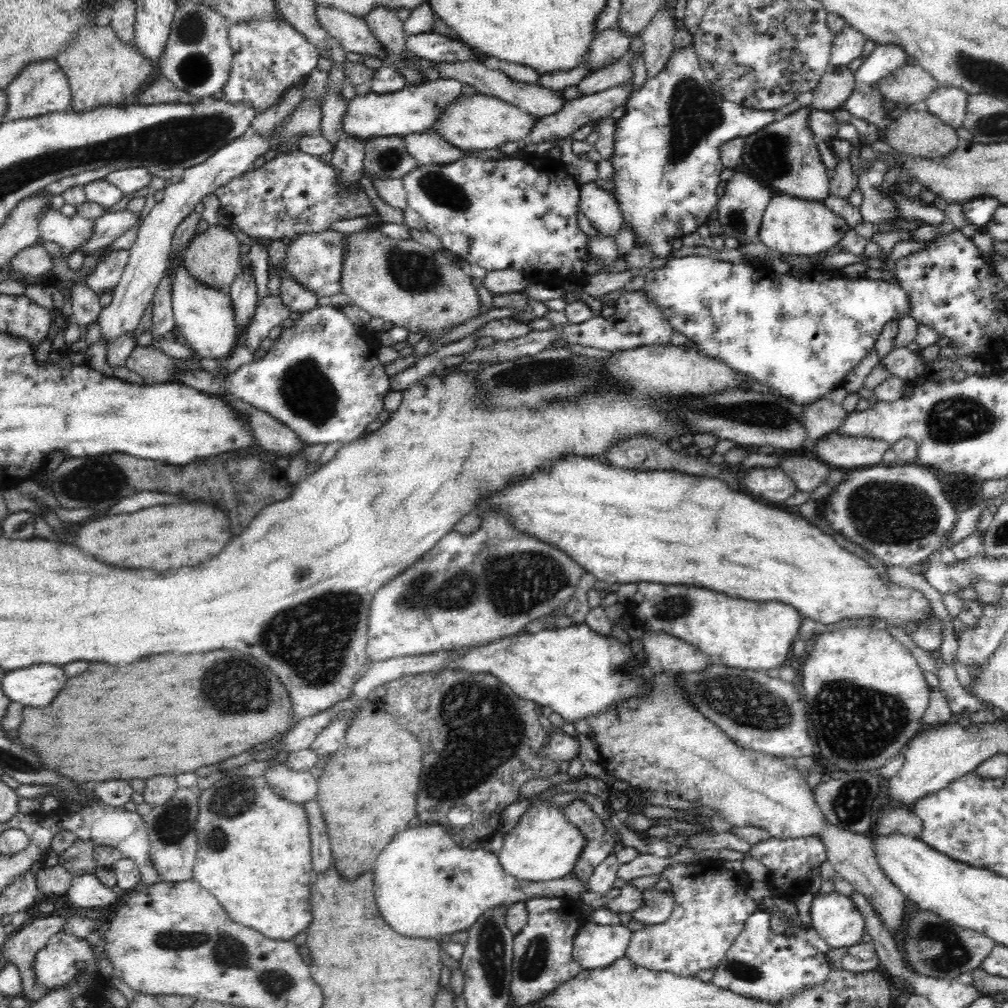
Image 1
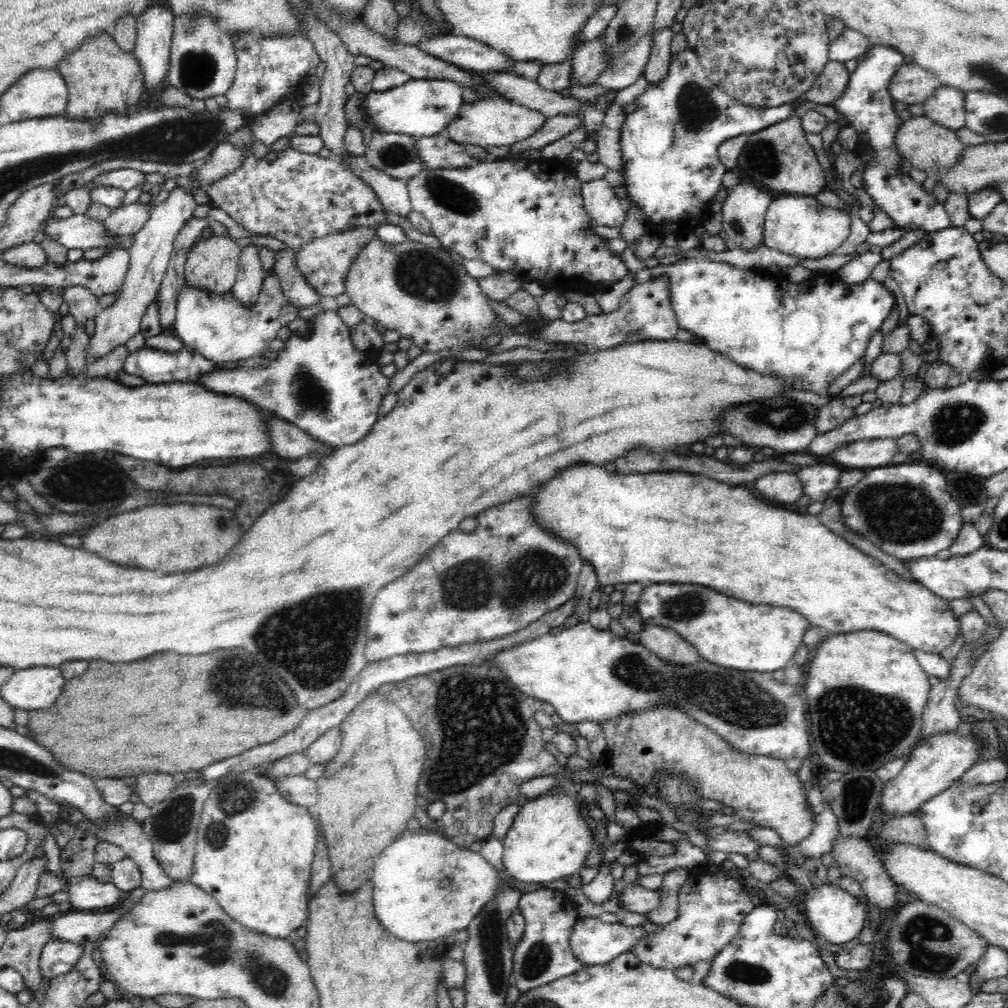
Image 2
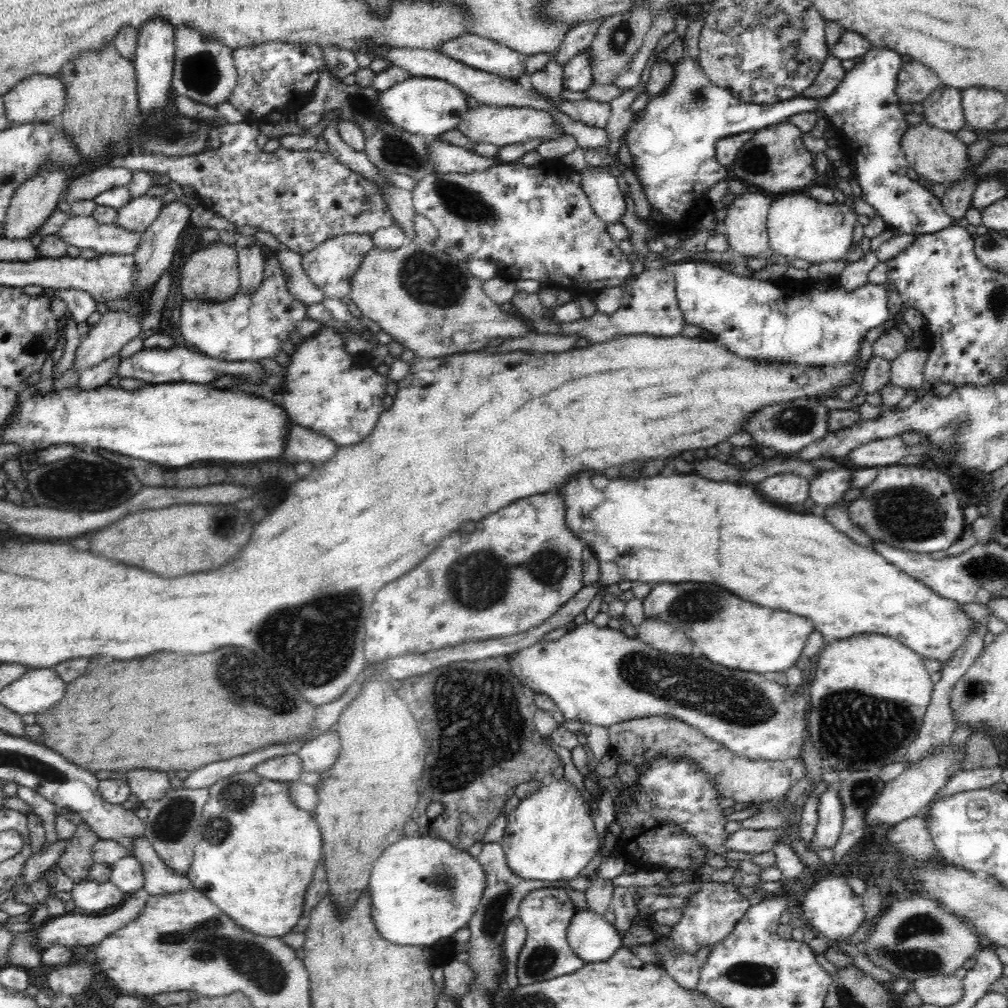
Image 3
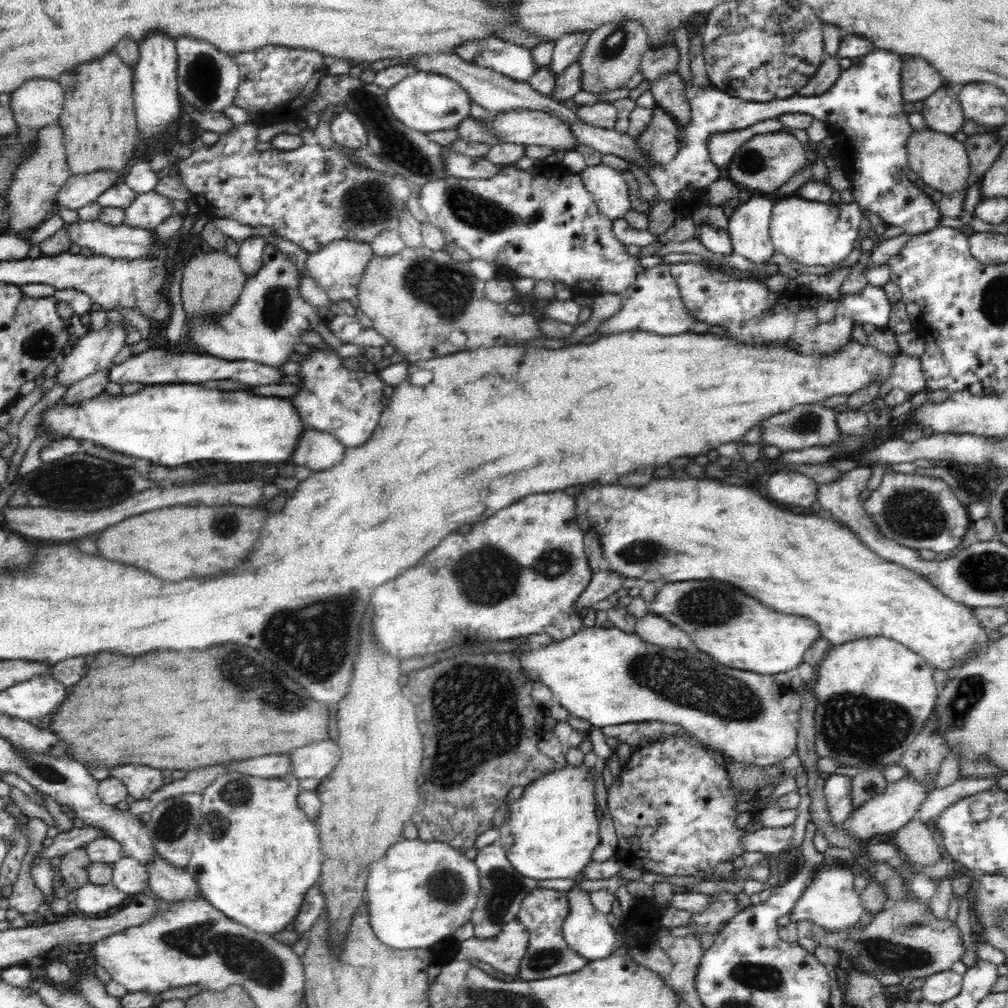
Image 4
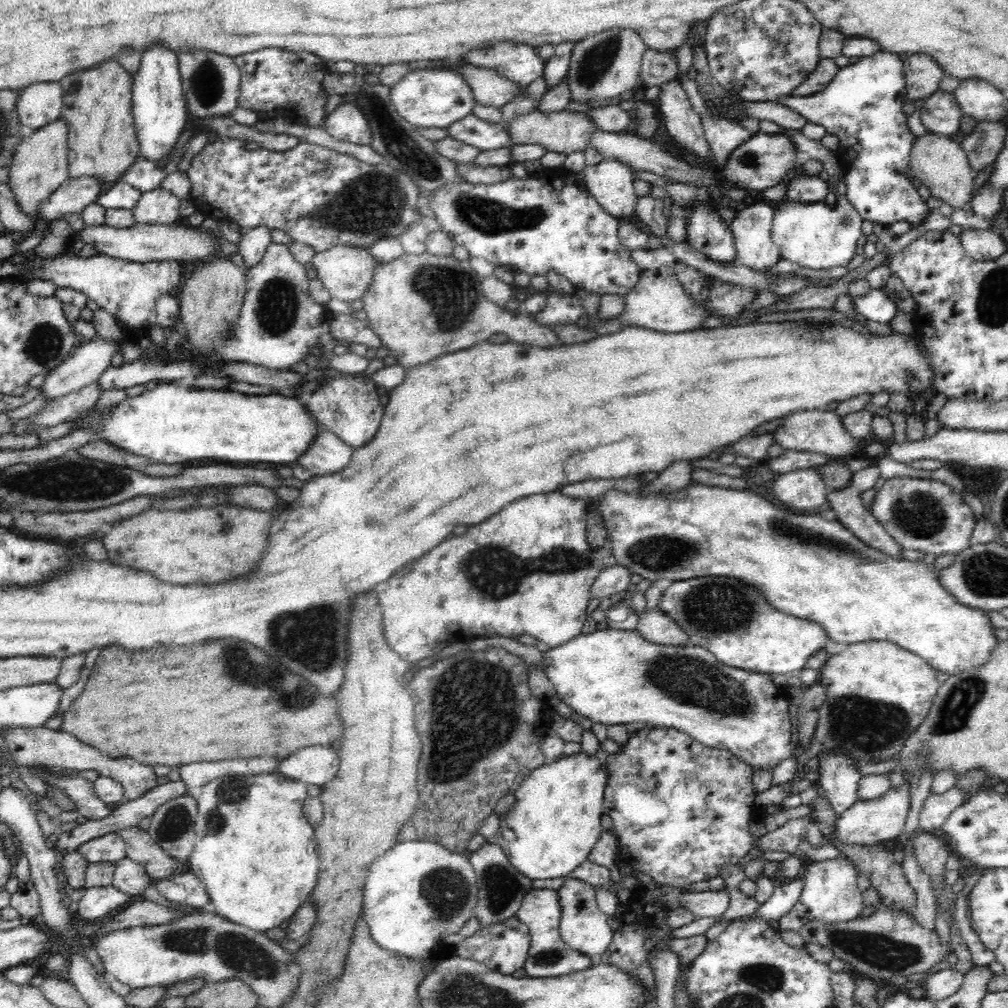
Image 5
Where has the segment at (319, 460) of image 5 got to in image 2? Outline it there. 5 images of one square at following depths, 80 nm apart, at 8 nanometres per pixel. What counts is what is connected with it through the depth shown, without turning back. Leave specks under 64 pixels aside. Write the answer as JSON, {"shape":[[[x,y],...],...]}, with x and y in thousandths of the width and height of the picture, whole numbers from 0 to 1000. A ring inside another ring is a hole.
{"shape":[[[268,415],[266,434],[270,446],[282,456],[296,456],[306,450],[320,454],[326,444],[326,440],[312,436],[296,423],[276,415]]]}

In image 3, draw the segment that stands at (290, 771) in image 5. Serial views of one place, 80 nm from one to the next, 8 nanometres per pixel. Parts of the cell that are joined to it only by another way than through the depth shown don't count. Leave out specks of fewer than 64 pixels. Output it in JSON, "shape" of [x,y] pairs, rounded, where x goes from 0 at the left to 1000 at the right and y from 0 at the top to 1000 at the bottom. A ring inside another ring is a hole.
{"shape":[[[329,722],[302,737],[295,750],[300,755],[300,765],[319,769],[333,757],[337,744],[336,728]]]}

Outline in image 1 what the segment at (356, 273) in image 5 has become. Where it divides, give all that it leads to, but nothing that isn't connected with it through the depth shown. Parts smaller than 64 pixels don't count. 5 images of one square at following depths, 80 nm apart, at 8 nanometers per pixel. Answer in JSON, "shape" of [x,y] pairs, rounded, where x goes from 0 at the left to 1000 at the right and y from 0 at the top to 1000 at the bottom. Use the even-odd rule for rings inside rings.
{"shape":[[[329,227],[321,230],[304,230],[286,242],[282,256],[282,267],[302,284],[302,288],[312,290],[313,294],[331,294],[339,289],[339,262],[343,254],[343,232]]]}

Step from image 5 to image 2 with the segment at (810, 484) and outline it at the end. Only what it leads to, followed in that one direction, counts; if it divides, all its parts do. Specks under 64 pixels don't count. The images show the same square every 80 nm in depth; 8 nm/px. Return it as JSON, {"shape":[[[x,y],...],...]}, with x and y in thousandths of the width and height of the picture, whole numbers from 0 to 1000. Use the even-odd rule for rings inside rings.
{"shape":[[[780,467],[764,468],[754,474],[750,474],[744,484],[754,493],[772,498],[790,498],[794,492],[798,492],[796,477],[790,469]]]}

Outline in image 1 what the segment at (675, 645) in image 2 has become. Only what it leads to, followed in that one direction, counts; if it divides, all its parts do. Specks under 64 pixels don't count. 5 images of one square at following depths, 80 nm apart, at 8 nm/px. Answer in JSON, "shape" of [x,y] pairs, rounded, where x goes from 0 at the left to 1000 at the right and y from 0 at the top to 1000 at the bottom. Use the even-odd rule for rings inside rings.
{"shape":[[[640,626],[638,642],[643,653],[660,667],[692,667],[702,661],[702,653],[689,643],[663,628],[657,626]]]}

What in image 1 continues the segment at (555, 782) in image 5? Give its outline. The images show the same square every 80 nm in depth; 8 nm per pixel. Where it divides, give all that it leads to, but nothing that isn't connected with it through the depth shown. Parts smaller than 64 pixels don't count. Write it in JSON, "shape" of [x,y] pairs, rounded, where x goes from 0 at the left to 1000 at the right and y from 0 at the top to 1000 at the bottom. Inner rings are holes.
{"shape":[[[538,795],[524,801],[512,820],[499,829],[494,850],[504,869],[528,875],[552,873],[568,867],[579,837],[581,831],[563,813],[560,800]]]}

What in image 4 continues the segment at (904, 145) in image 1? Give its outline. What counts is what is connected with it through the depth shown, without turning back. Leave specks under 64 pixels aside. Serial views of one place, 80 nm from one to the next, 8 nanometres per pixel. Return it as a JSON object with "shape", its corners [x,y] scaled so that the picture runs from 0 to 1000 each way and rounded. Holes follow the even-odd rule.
{"shape":[[[915,127],[903,133],[899,141],[899,151],[902,169],[907,169],[923,187],[935,192],[948,192],[958,188],[962,177],[961,155],[956,142],[946,138],[944,134]]]}

